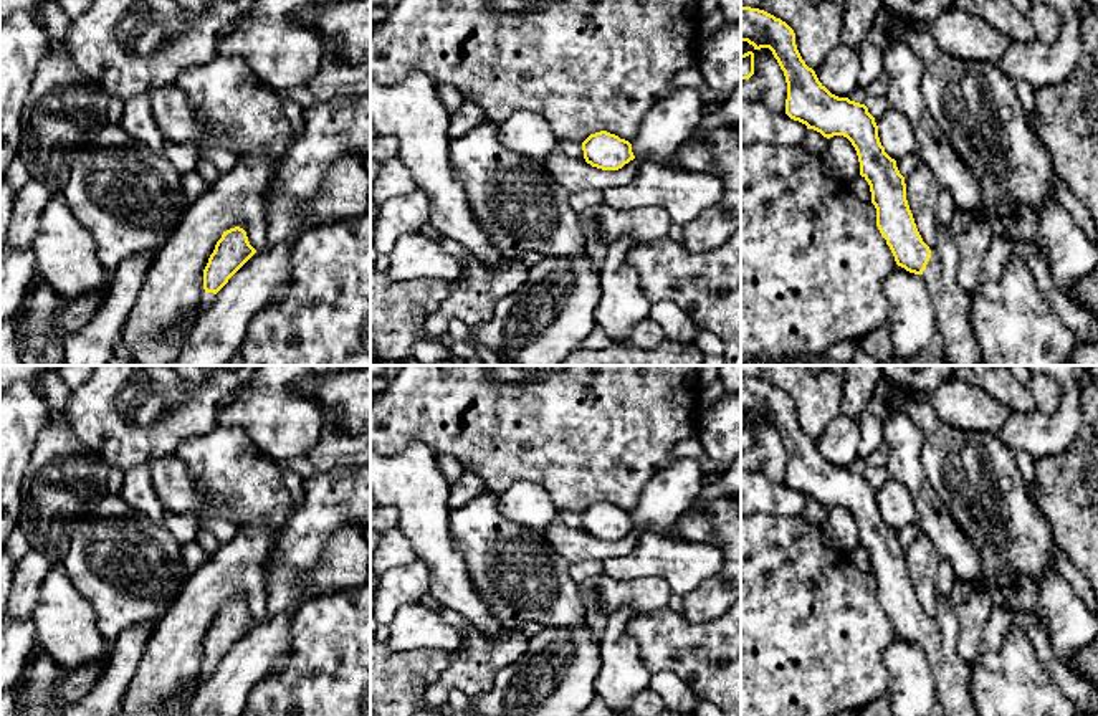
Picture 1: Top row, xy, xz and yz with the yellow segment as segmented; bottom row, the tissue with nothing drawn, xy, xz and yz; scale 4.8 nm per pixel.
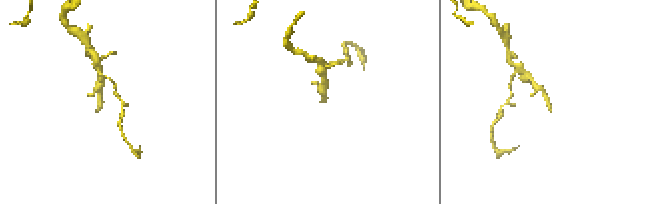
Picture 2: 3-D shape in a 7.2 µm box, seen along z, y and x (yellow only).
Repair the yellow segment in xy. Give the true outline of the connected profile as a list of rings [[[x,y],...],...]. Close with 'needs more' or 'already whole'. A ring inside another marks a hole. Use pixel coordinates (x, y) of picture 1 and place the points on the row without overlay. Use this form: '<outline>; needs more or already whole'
[[[235,597],[223,602],[203,640],[205,663],[189,681],[189,688],[195,690],[202,680],[208,678],[215,671],[215,665],[255,623],[243,599]]]; needs more

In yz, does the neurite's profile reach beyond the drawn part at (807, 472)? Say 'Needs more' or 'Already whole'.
Needs more

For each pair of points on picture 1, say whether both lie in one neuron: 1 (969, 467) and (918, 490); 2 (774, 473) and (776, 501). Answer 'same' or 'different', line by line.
1: different
2: different

